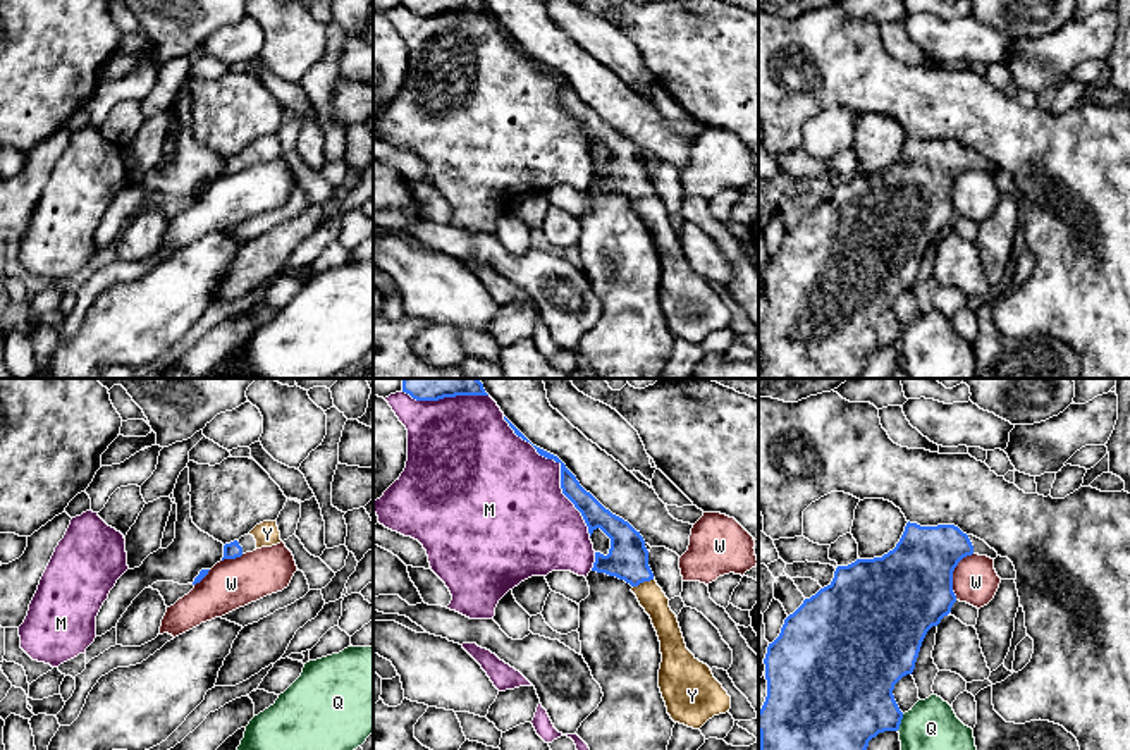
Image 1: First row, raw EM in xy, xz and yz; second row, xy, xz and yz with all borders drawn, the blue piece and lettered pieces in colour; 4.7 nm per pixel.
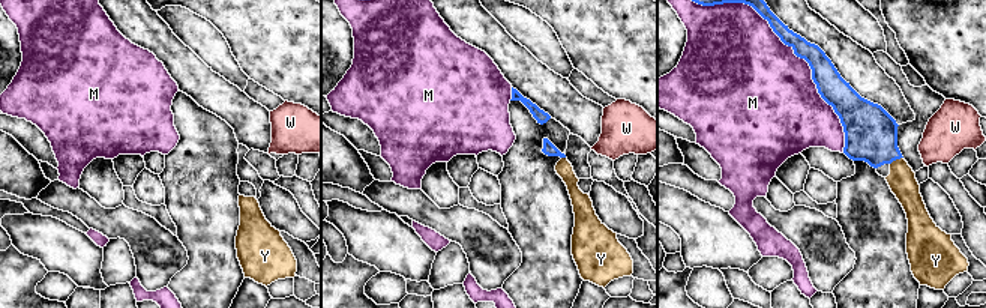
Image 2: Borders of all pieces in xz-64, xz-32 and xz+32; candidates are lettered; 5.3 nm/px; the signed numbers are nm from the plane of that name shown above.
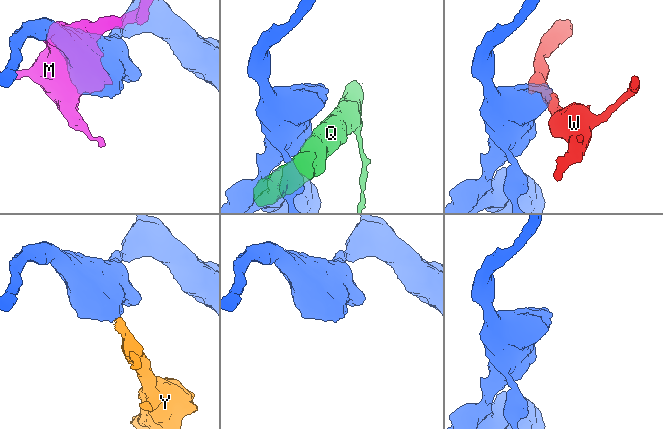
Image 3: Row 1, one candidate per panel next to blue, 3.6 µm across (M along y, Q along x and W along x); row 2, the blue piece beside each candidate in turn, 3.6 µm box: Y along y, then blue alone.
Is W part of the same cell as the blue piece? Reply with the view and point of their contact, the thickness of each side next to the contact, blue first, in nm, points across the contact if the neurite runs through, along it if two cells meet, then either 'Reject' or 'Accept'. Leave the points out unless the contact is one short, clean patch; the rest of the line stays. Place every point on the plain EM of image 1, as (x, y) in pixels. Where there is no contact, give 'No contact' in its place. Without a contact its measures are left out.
Touches blue at yz (951, 190). Thickness 400 nm (blue) against 220 nm. Boundary: yz (972, 167), (953, 186), (955, 214). Reject

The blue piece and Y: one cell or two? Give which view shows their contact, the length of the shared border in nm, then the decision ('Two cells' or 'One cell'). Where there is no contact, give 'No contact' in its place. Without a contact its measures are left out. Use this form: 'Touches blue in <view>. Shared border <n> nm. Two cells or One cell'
Touches blue in xz. Shared border 110 nm. One cell

